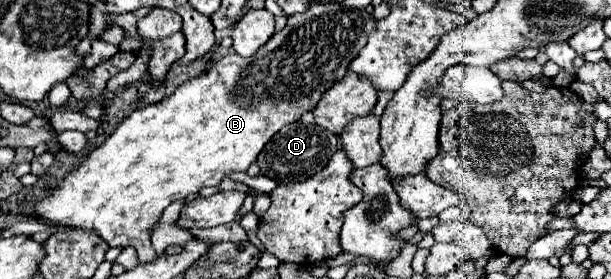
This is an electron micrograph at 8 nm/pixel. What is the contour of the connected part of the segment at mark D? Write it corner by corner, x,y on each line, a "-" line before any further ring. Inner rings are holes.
297,120
293,124
283,126
279,130
279,134
275,134
275,138
271,138
271,142
267,142
267,146
259,154
257,166
261,168
263,176
275,180
277,184
303,182
327,166
329,158
337,152
337,142
339,140
335,134
323,130
315,122

